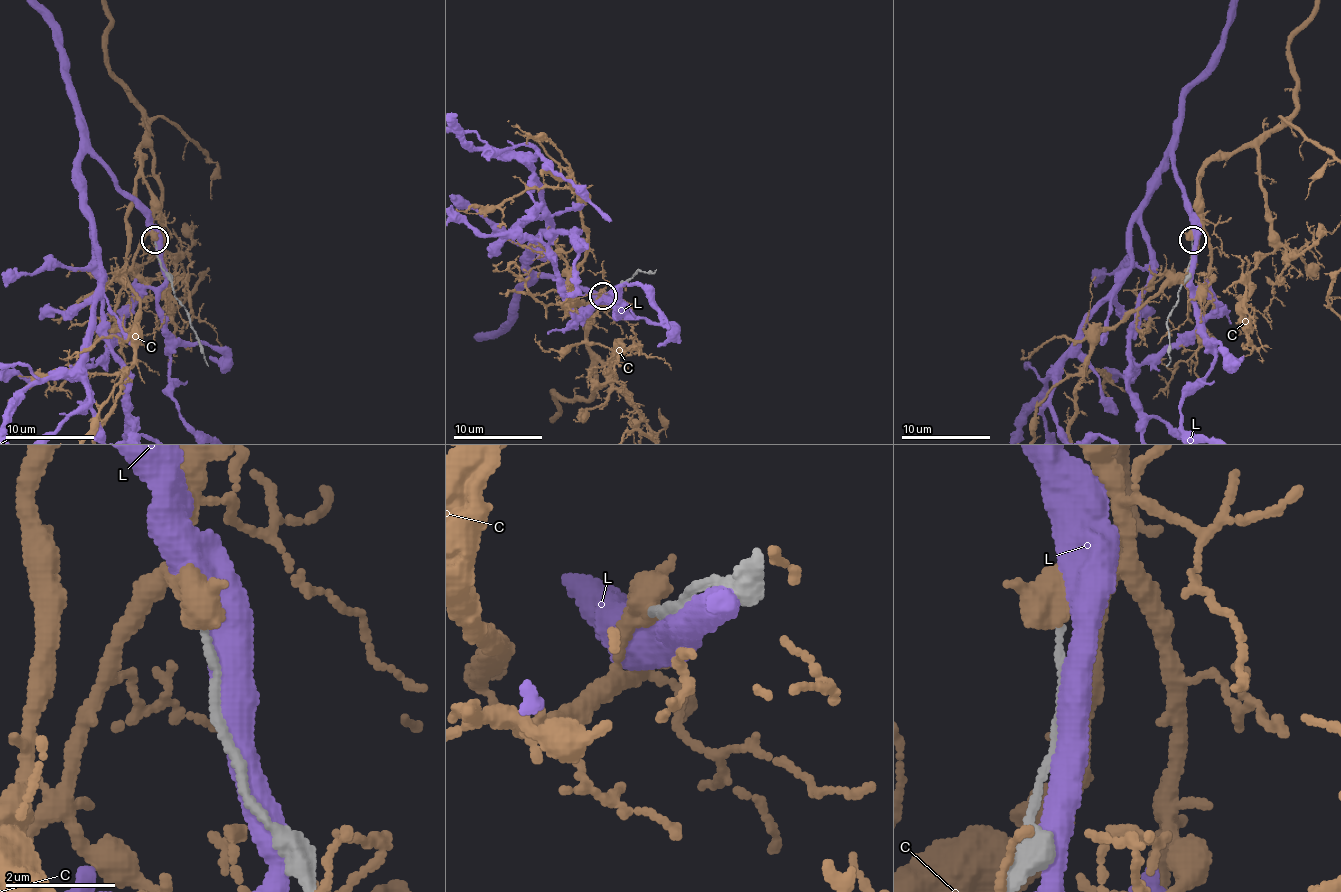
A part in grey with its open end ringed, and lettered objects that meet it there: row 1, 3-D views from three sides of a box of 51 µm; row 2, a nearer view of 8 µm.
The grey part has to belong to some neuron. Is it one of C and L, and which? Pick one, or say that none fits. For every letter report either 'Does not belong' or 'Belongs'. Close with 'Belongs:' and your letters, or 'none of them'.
C: Does not belong
L: Does not belong
Belongs: none of them

